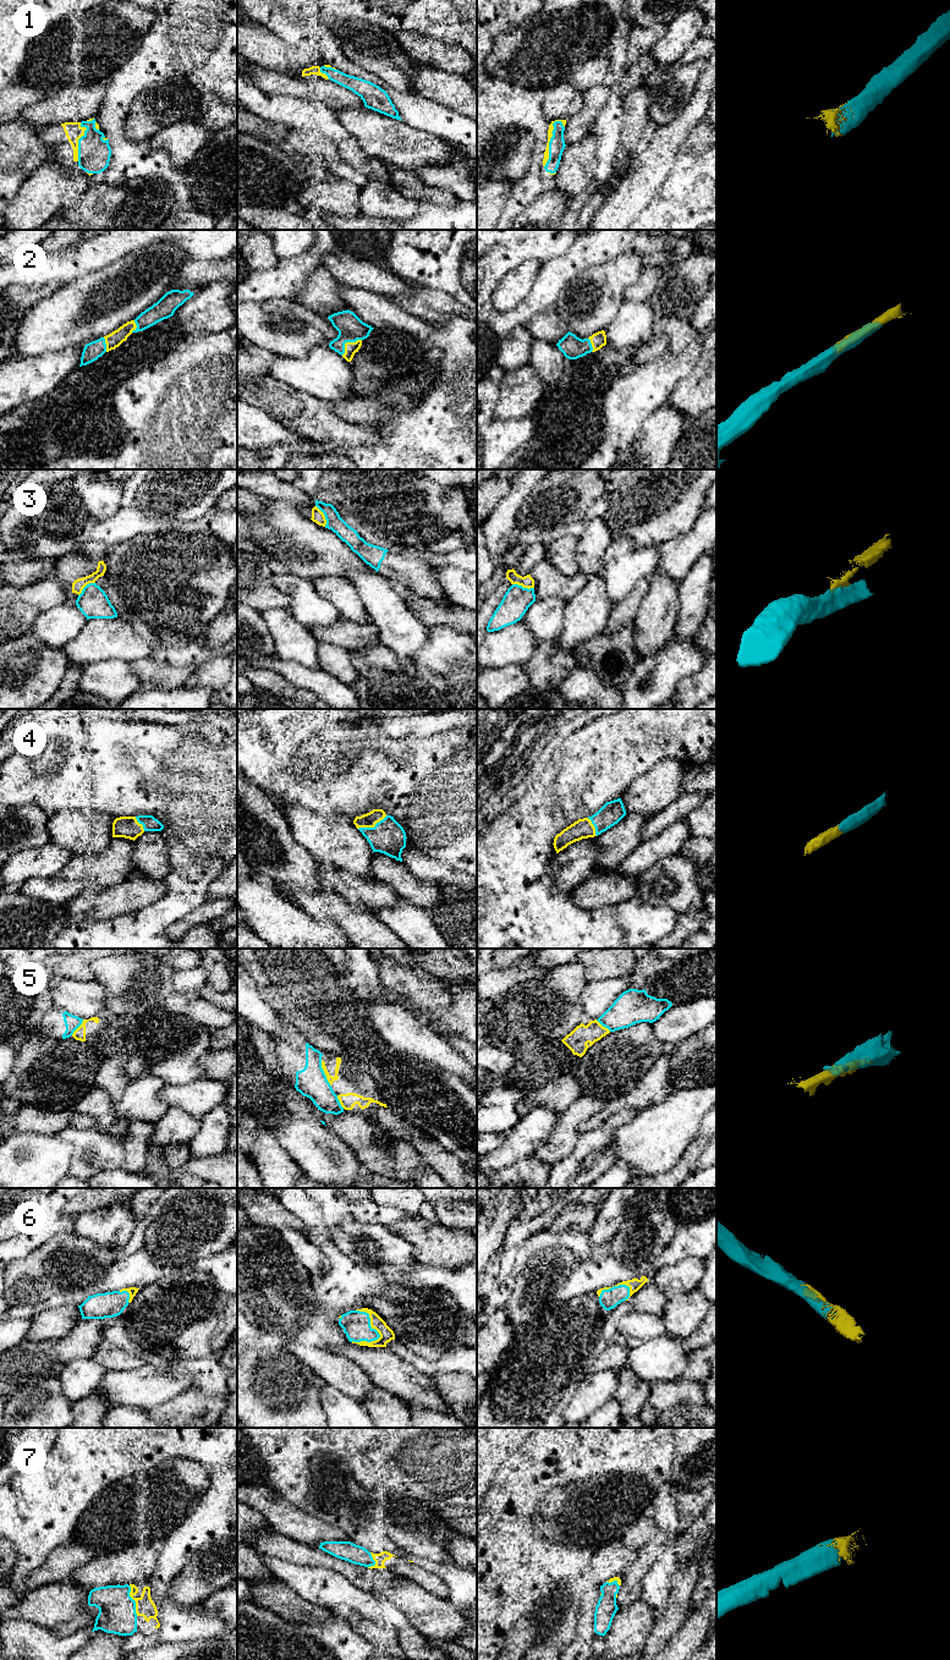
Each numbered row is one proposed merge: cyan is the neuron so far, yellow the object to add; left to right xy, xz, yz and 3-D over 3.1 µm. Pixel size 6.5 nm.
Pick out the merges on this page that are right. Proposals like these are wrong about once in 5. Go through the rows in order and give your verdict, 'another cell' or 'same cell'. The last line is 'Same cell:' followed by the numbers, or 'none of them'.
1: same cell
2: same cell
3: another cell
4: same cell
5: another cell
6: same cell
7: same cell
Same cell: 1, 2, 4, 6, 7

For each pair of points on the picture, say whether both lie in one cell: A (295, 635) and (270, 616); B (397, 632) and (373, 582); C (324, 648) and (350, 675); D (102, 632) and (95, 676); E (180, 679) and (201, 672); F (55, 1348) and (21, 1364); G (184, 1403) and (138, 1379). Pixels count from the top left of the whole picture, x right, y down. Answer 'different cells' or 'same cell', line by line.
A: same cell
B: same cell
C: same cell
D: different cells
E: different cells
F: same cell
G: different cells

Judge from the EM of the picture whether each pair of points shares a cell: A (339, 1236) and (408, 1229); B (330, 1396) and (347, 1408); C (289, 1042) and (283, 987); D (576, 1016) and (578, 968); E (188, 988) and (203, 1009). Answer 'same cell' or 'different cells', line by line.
A: different cells
B: same cell
C: different cells
D: same cell
E: different cells

